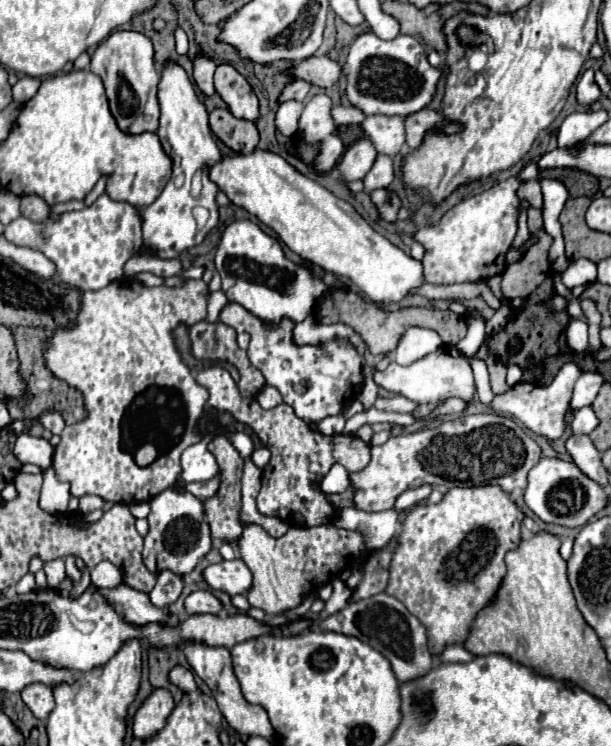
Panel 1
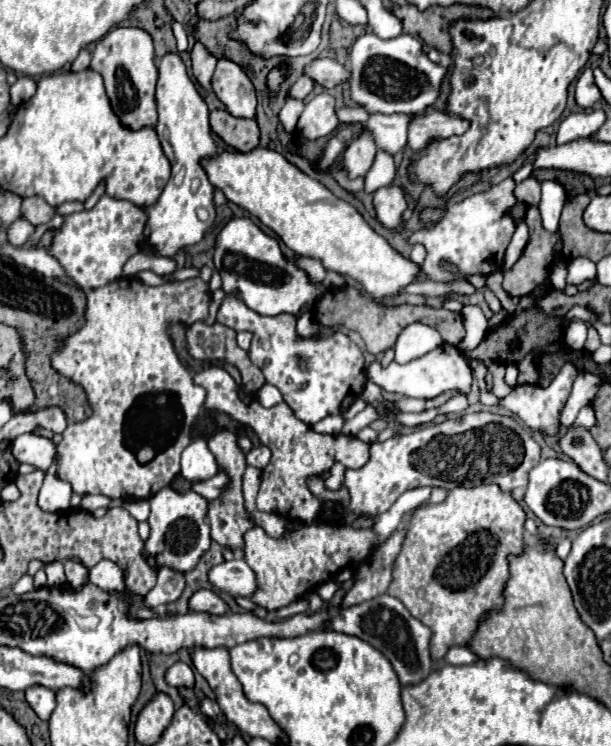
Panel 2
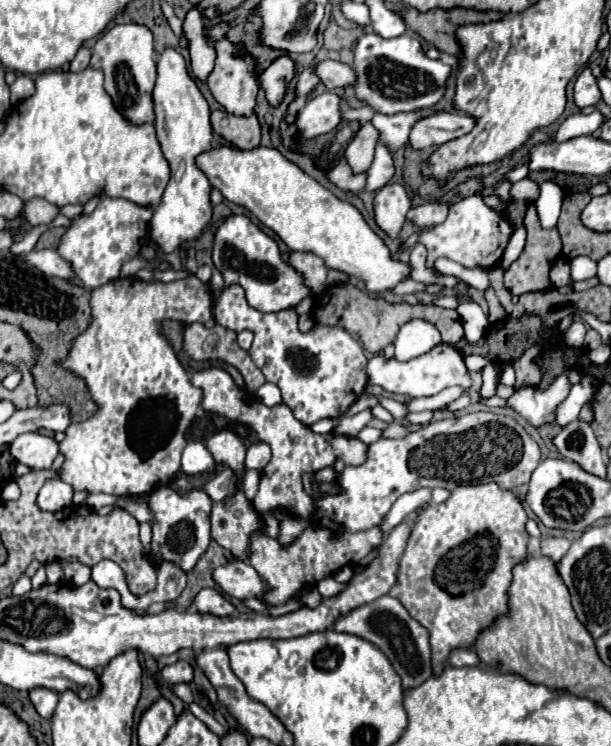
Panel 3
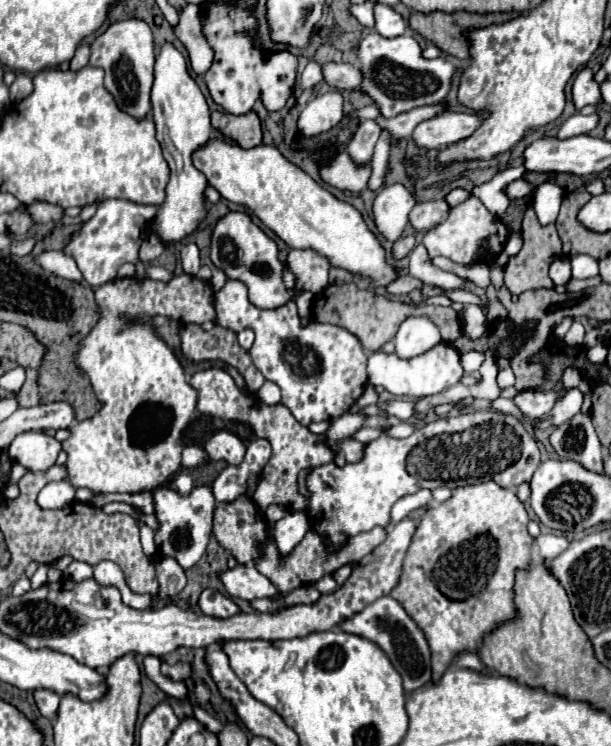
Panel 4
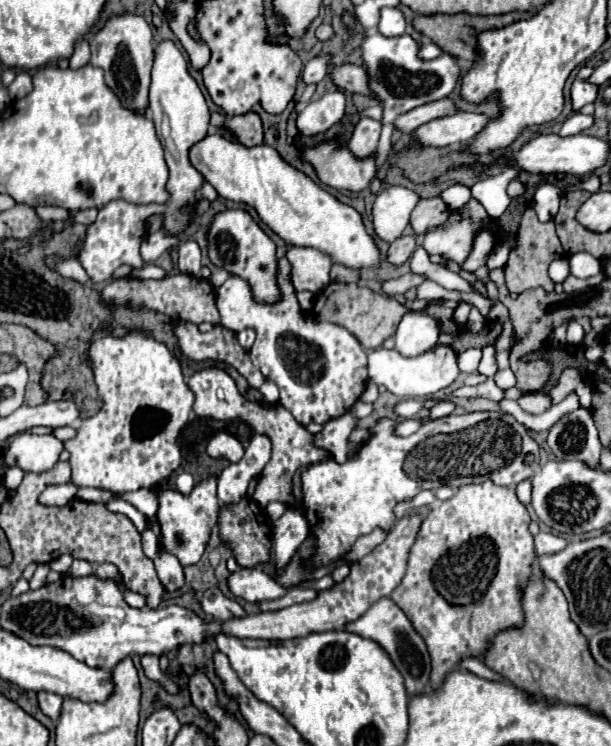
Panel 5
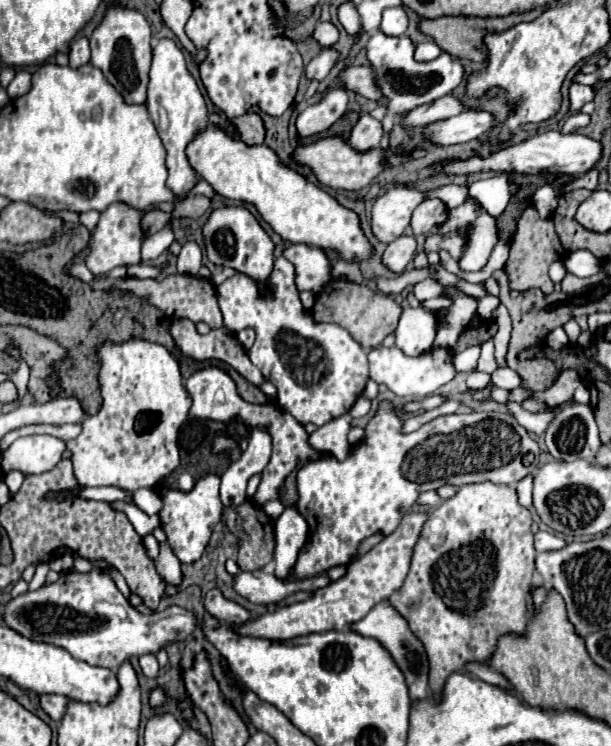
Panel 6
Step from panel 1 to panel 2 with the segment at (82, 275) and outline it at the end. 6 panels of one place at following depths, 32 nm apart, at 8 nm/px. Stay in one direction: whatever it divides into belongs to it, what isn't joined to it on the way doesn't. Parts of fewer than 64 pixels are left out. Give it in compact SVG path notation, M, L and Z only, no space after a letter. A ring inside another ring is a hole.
M104 194L90 212L82 210L78 214L66 216L66 222L54 236L50 252L66 268L68 280L76 282L82 290L94 290L106 286L112 280L118 280L126 260L144 248L146 222L148 216L144 216L144 208ZM18 218L18 220L8 228L8 240L10 240L10 244L20 246L20 244L26 242L26 238L28 238L32 232L34 232L34 226L32 226L28 220Z

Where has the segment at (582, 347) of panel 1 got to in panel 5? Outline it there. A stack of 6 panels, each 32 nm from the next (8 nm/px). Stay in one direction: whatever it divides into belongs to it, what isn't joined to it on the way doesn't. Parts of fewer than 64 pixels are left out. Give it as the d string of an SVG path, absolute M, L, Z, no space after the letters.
M576 320L568 322L568 344L578 344L582 340L582 336L584 336L582 326Z

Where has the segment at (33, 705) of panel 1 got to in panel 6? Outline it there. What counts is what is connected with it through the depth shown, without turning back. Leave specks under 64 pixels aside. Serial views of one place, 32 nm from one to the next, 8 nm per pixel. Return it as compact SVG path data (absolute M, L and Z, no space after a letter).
M42 694L40 696L40 704L42 704L44 712L52 720L60 722L60 716L64 716L64 708L68 706L68 698L66 696L58 696L58 694Z

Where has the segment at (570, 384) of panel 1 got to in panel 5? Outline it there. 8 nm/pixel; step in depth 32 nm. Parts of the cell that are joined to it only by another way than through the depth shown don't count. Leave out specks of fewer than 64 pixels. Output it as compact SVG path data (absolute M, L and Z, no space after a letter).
M532 392L532 394L526 394L526 396L522 396L520 400L518 400L518 404L526 410L526 412L530 412L530 414L540 414L540 412L544 412L544 410L548 410L552 404L550 404L550 398L546 396L546 394L542 394L542 392Z

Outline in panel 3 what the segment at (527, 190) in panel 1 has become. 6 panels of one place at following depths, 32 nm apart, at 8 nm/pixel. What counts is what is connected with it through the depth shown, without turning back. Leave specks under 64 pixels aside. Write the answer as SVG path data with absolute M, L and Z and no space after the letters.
M524 178L520 182L514 182L512 188L510 188L510 196L514 200L528 200L528 202L534 202L536 196L538 196L538 184Z

